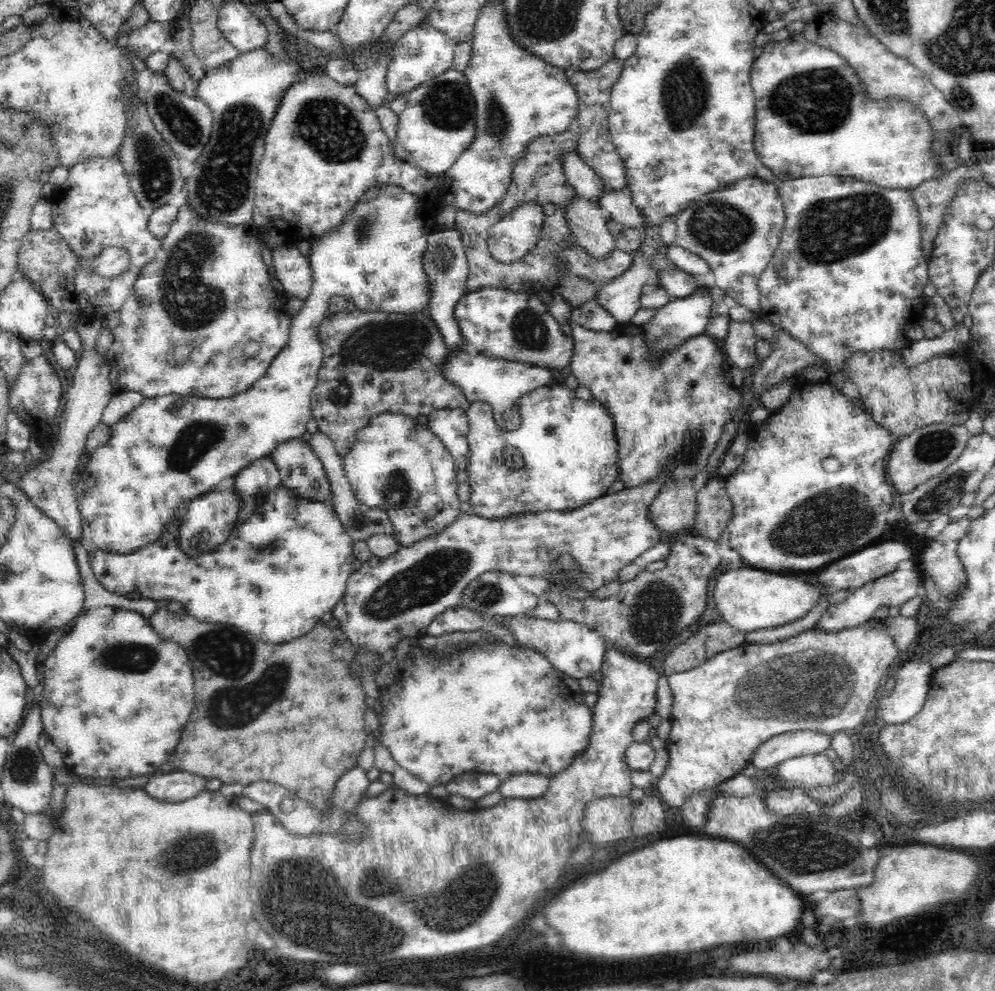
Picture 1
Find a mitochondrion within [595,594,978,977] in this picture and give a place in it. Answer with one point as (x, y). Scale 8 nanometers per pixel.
(813, 684)

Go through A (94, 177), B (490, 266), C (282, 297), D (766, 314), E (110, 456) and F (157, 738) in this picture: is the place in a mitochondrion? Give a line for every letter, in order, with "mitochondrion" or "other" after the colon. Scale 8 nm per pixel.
A: other
B: other
C: other
D: other
E: other
F: other

